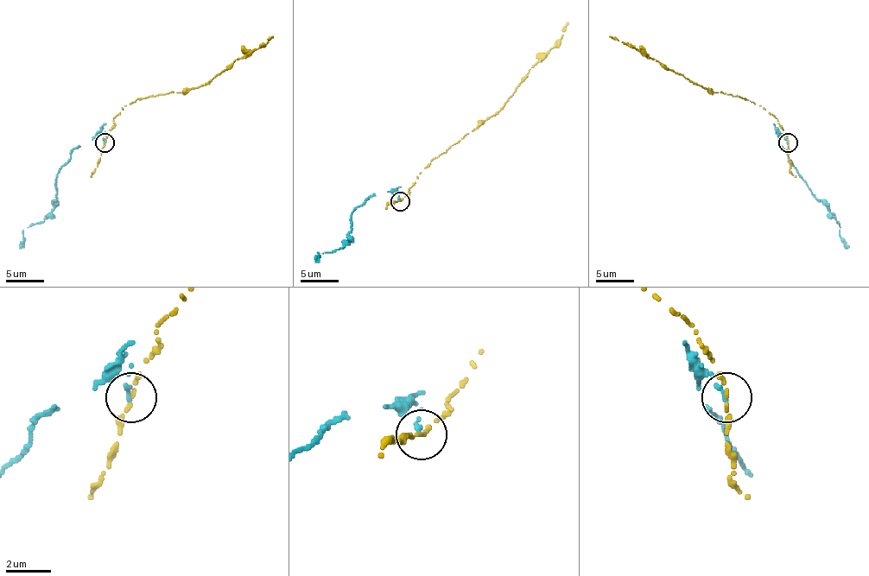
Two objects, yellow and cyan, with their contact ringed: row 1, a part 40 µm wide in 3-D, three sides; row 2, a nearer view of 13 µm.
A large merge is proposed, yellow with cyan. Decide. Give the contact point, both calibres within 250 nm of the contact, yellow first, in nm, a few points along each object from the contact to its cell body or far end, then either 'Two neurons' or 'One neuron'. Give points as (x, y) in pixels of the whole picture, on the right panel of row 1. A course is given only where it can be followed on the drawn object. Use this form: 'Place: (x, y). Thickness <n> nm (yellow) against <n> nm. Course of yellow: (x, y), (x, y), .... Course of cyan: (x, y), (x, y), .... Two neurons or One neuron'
Place: (788, 142). Thickness 200 nm (yellow) against 220 nm. Course of yellow: (788, 142), (776, 117), (761, 106), (745, 98), (712, 92), (655, 59), (647, 59), (609, 35). Course of cyan: (788, 142), (778, 130), (780, 146), (837, 222), (840, 241), (846, 249). Two neurons

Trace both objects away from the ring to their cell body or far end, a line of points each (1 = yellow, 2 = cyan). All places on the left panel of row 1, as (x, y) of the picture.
1: (104, 142), (114, 117), (125, 106), (138, 98), (186, 92), (205, 85), (237, 59), (244, 59), (273, 35)
2: (104, 142), (102, 130), (92, 140), (78, 146), (57, 174), (54, 206), (41, 222), (22, 230), (19, 249)

